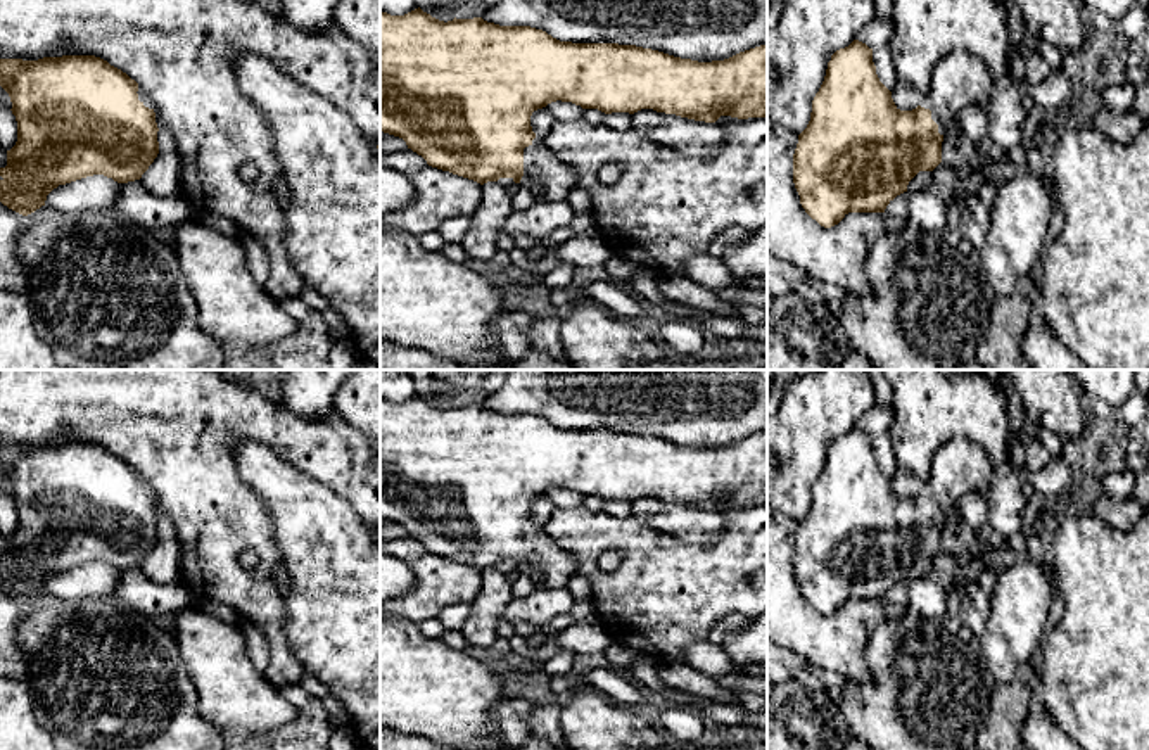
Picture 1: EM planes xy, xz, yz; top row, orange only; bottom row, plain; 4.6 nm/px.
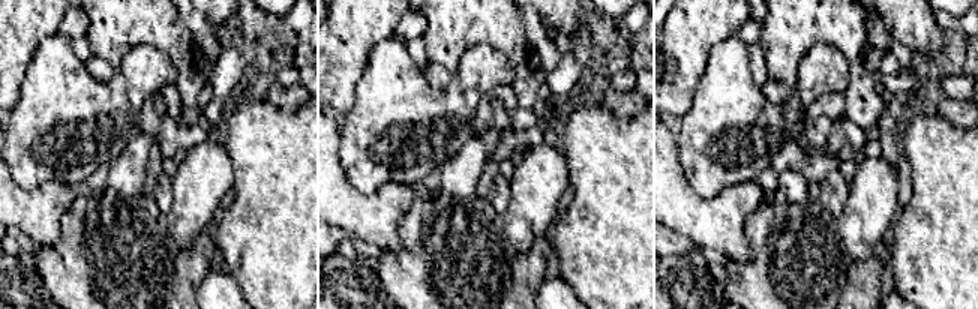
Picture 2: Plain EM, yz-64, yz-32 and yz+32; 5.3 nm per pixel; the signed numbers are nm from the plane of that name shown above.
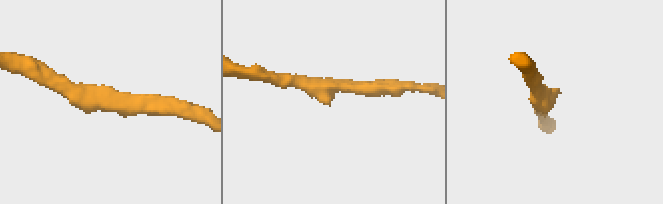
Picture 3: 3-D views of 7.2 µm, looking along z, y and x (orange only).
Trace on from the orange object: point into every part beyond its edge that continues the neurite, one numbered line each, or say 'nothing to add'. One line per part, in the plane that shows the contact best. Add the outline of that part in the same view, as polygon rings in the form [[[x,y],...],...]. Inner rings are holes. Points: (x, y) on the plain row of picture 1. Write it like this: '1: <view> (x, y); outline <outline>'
1: xz (558, 567); outline [[[539,524],[524,536],[524,563],[541,569],[543,589],[563,589],[570,579],[577,575],[579,560],[558,548],[544,532]]]

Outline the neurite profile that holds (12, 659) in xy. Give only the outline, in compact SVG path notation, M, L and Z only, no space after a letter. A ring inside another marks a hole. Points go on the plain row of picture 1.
M0 589L0 677L24 681L29 665L17 641L17 622L26 603Z

